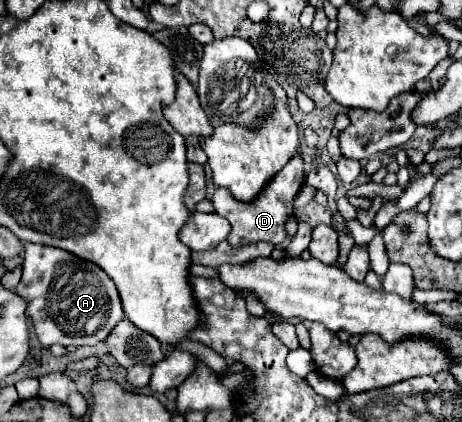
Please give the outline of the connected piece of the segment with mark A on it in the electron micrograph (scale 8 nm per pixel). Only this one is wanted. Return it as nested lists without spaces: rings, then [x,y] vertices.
[[[24,244],[22,280],[16,294],[26,298],[28,316],[46,348],[52,344],[94,346],[106,340],[108,332],[124,318],[116,286],[100,266],[46,244]]]

